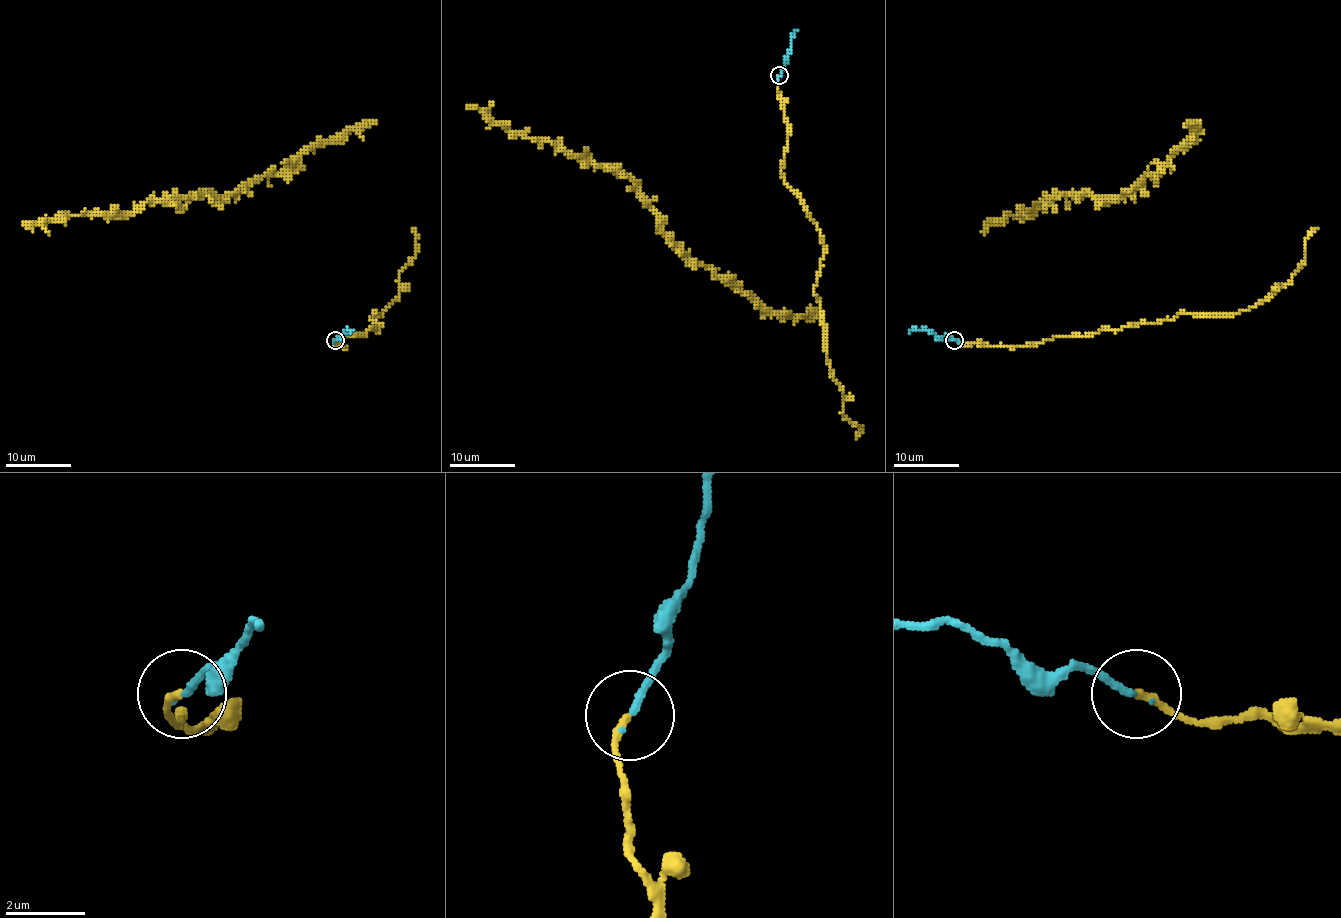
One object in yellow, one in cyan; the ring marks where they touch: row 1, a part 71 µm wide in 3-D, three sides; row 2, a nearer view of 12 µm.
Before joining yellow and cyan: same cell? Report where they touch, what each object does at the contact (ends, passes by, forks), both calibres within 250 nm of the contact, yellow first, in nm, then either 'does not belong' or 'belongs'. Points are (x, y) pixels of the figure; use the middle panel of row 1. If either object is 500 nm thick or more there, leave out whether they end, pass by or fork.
place (779, 75); yellow ends; cyan ends; calibres 190 and 160 nm; belongs

